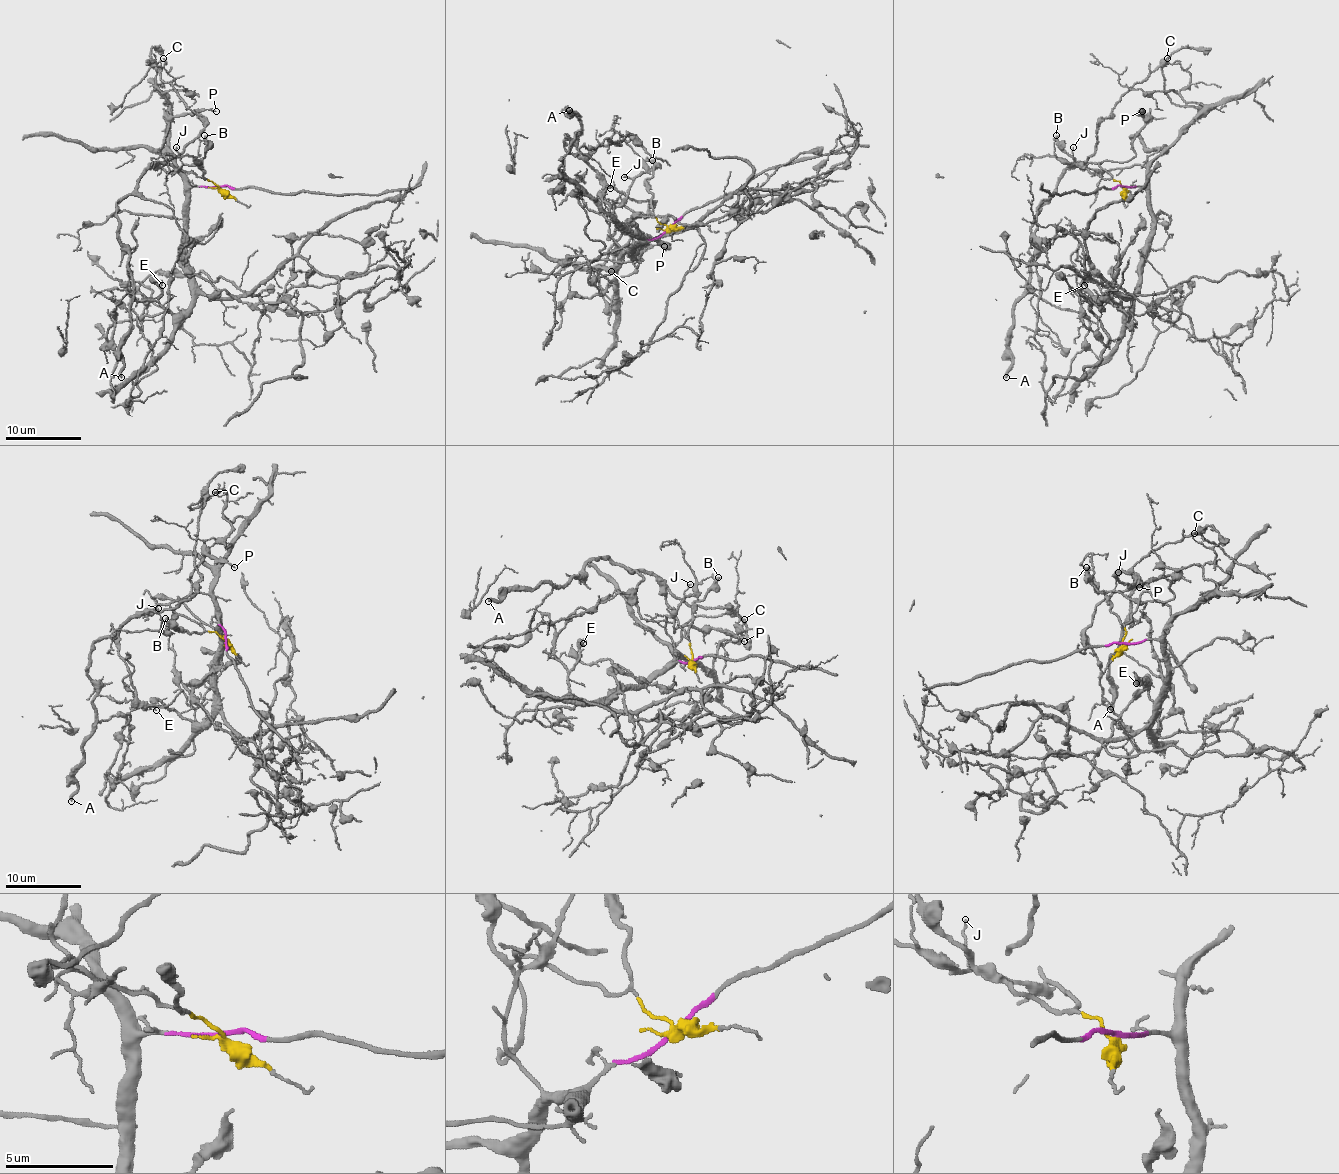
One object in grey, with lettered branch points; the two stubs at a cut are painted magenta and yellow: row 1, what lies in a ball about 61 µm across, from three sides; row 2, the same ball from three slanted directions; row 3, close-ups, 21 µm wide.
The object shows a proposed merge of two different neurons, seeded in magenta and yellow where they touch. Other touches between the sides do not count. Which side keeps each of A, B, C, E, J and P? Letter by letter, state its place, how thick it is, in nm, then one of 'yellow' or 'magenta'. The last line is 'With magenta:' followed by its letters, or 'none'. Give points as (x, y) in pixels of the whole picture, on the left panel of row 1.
A: (121, 377) | 240 nm | yellow
B: (204, 135) | 280 nm | yellow
C: (163, 58) | 110 nm | magenta
E: (162, 285) | 140 nm | magenta
J: (176, 147) | 80 nm | magenta
P: (216, 111) | 140 nm | yellow
With magenta: C, E, J

